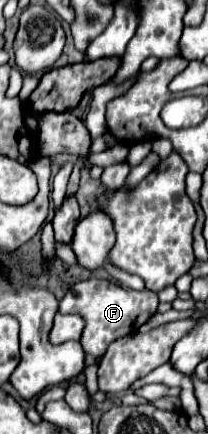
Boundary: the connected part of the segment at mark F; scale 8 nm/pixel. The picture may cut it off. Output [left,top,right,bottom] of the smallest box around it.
[60,279,158,359]

